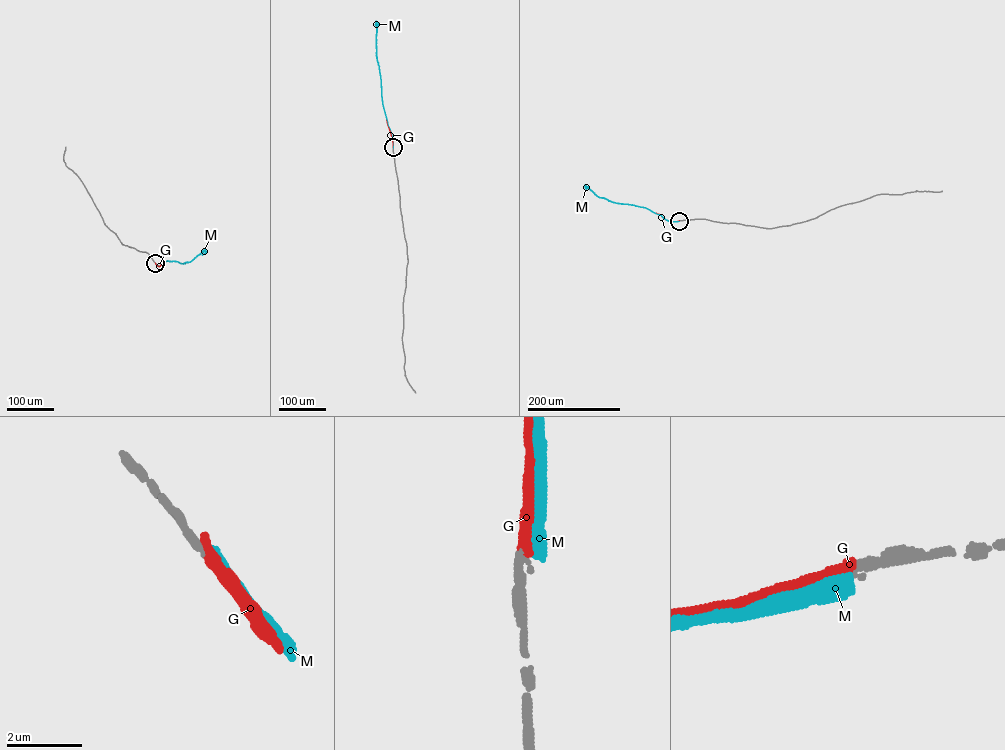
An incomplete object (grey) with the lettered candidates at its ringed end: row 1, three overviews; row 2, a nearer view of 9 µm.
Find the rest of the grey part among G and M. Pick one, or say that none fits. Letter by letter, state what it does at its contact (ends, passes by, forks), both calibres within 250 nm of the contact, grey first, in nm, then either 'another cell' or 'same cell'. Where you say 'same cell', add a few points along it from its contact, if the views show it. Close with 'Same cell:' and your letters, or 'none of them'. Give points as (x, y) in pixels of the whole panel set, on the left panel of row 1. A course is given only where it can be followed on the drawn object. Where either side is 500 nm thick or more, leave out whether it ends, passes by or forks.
G: it ends | 240/320 nm | another cell
M: it ends | 220/320 nm | another cell
Same cell: none of them

